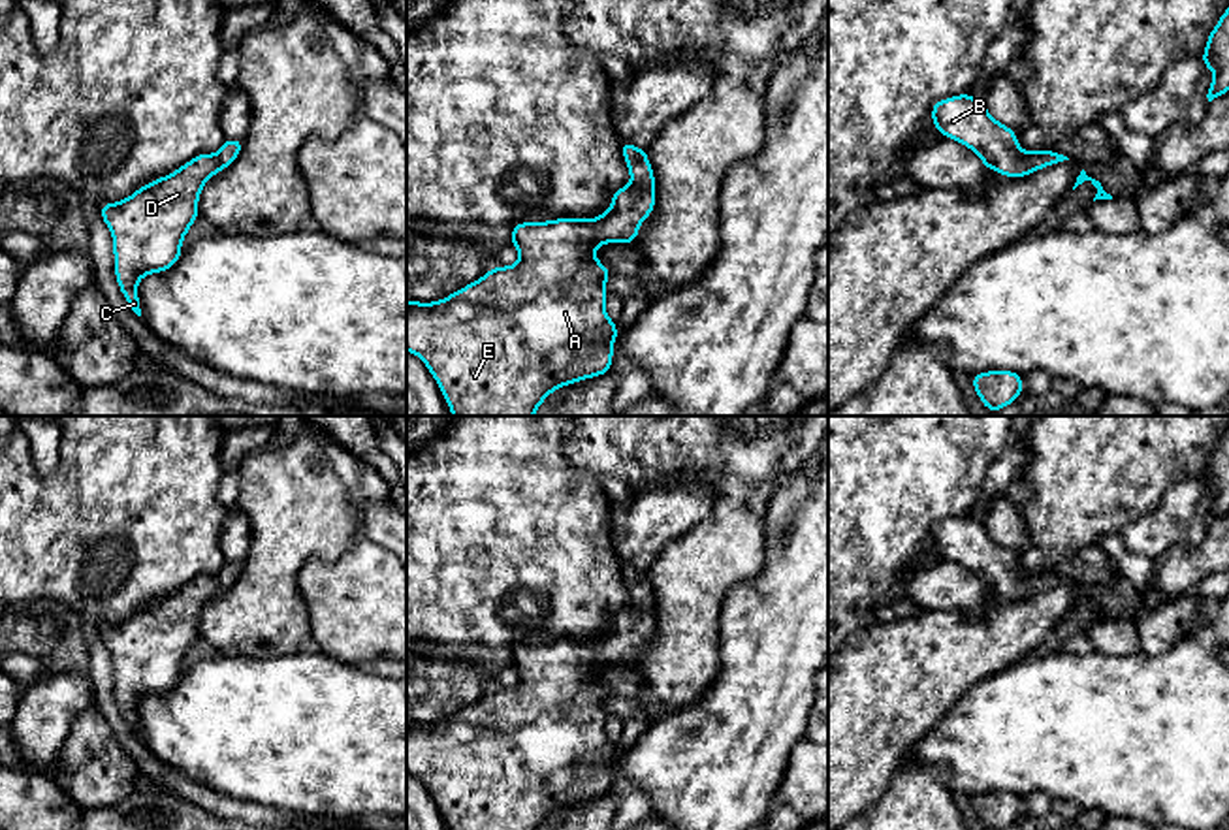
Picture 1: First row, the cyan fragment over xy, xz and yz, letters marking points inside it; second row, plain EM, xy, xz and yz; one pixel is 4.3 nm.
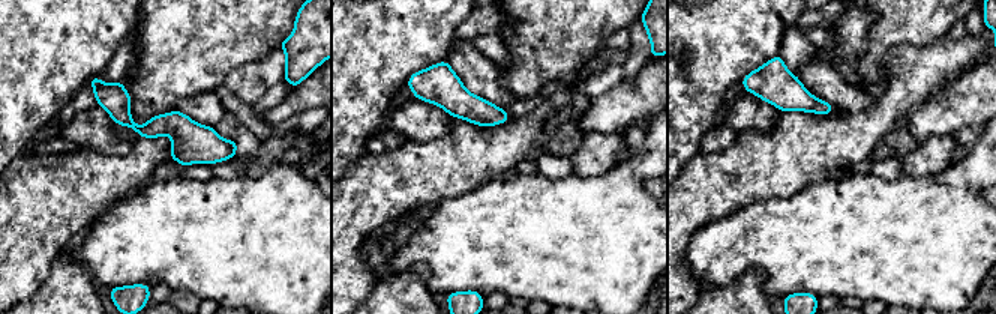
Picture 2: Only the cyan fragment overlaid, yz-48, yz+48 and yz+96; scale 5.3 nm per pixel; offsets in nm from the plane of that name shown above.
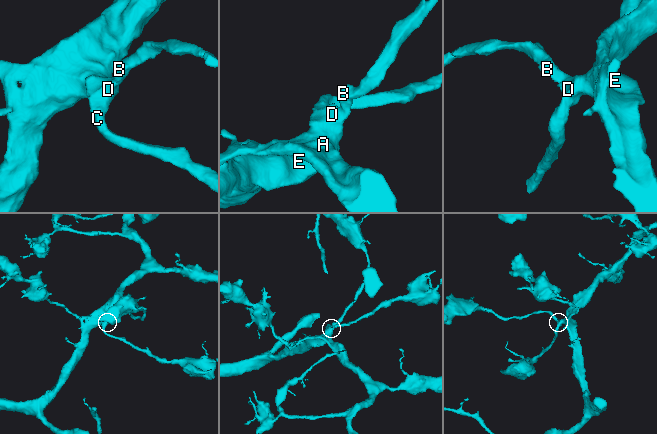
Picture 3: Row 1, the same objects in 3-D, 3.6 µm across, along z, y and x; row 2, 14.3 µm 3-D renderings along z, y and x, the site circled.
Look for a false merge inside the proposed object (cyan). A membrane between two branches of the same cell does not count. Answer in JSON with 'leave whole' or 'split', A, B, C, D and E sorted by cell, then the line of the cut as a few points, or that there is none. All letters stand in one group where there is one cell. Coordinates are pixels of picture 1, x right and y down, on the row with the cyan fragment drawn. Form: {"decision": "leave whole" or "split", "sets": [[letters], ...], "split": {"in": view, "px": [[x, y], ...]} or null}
{"decision": "leave whole", "sets": [["A", "B", "C", "D", "E"]], "split": null}

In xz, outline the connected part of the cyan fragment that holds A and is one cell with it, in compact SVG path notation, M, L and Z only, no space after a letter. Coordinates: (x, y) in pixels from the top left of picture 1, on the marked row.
M623 141L621 152L630 183L612 194L612 205L599 218L519 222L510 233L510 243L519 254L514 265L497 265L476 282L433 303L407 299L407 350L425 363L454 416L535 416L555 390L610 375L617 324L606 314L604 303L610 295L606 279L612 271L597 260L595 250L608 243L629 245L636 241L644 218L653 215L657 198L647 151Z

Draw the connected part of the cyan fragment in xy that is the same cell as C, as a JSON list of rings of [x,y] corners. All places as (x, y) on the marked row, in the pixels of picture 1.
[[[226,139],[216,154],[201,152],[132,196],[100,205],[100,215],[113,235],[119,288],[137,316],[141,316],[137,282],[177,263],[183,239],[200,216],[203,184],[230,168],[241,149],[243,139]]]

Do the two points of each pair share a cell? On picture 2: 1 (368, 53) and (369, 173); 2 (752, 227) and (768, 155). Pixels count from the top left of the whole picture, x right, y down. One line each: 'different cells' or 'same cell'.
1: different cells
2: different cells

